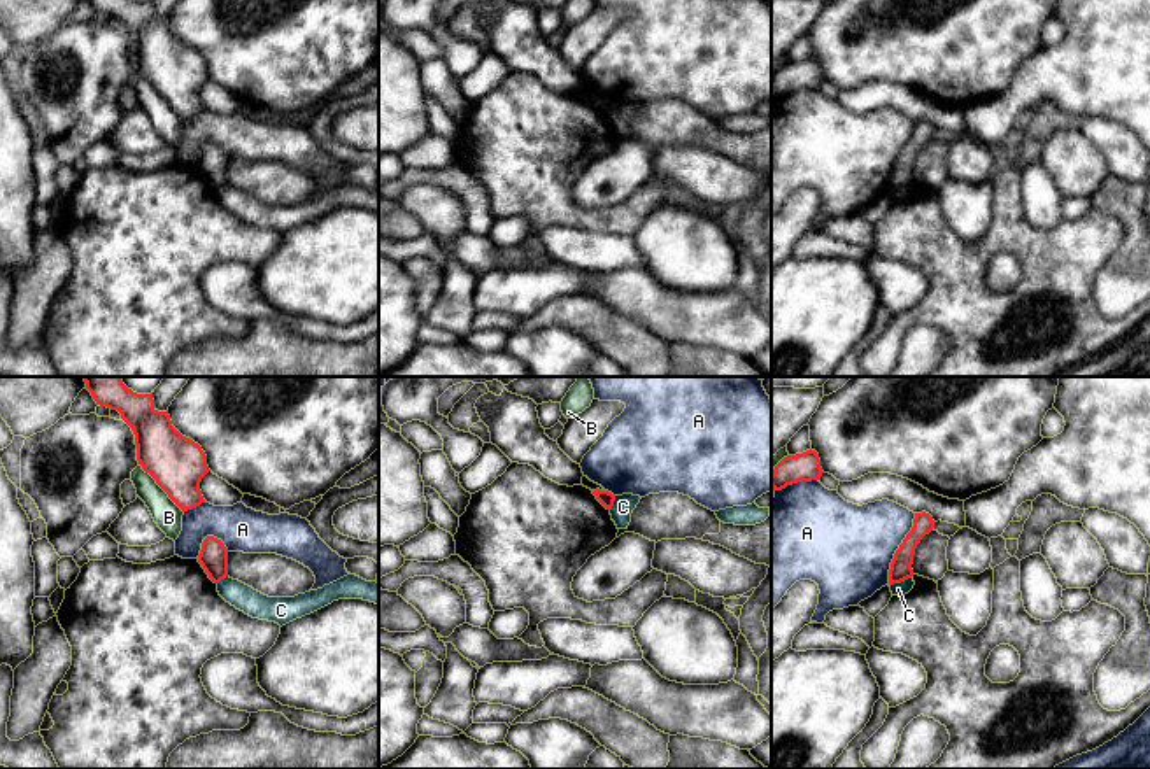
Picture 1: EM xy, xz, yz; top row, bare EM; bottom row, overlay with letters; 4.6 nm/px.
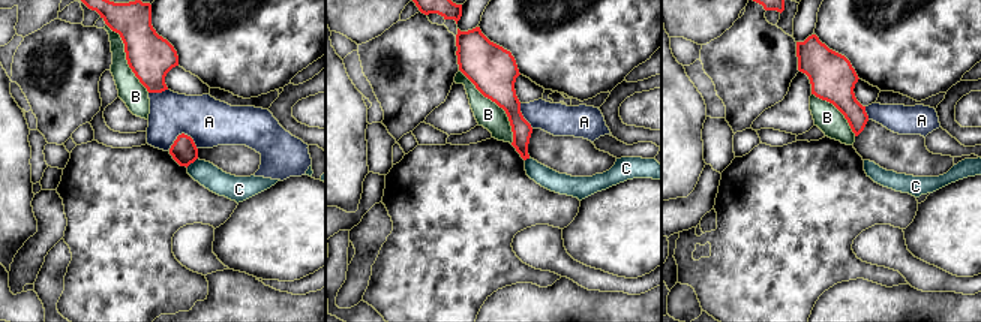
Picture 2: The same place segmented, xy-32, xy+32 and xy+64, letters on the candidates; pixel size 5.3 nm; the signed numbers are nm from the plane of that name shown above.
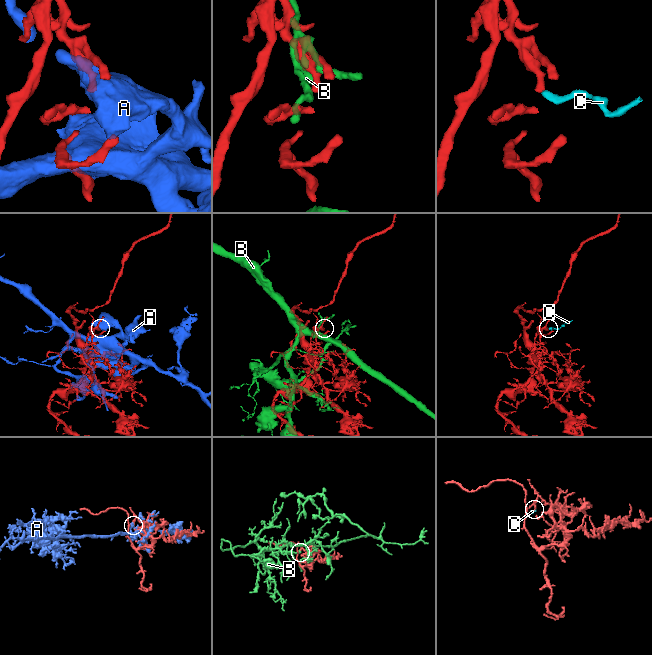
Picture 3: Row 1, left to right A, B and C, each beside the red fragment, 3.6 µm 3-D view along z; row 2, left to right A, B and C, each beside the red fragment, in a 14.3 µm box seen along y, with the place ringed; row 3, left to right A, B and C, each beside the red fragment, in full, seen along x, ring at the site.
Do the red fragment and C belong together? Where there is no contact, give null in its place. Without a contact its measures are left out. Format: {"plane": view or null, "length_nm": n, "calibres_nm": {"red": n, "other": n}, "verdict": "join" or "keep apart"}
{"plane": "yz", "length_nm": 110, "calibres_nm": {"red": 100, "other": 60}, "verdict": "keep apart"}

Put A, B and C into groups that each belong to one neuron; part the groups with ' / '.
A / B / C

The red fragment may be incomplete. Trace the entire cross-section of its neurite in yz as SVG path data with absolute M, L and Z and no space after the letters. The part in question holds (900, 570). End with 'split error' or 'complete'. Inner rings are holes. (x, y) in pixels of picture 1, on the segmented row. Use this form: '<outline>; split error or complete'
M915 513L913 527L894 554L889 569L889 585L901 583L913 576L913 555L920 540L934 529L934 520L929 513Z; complete

